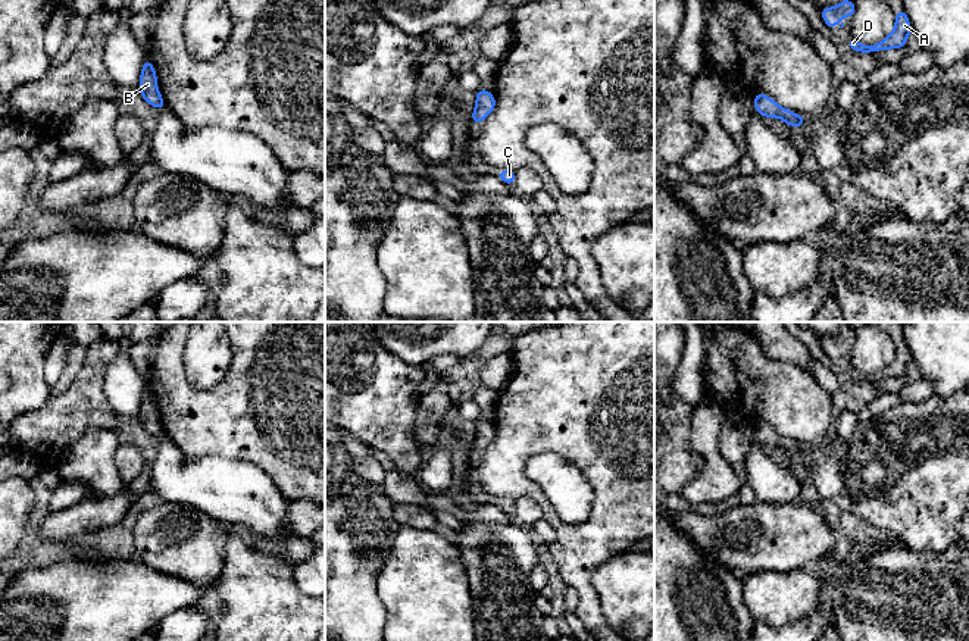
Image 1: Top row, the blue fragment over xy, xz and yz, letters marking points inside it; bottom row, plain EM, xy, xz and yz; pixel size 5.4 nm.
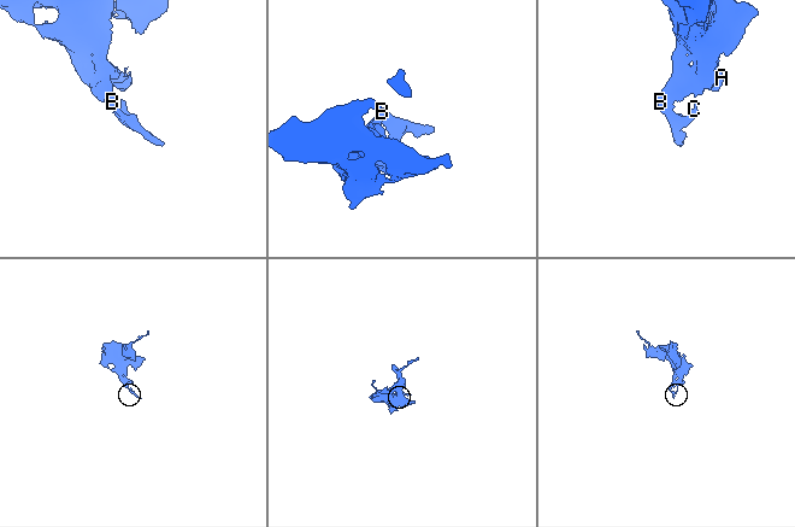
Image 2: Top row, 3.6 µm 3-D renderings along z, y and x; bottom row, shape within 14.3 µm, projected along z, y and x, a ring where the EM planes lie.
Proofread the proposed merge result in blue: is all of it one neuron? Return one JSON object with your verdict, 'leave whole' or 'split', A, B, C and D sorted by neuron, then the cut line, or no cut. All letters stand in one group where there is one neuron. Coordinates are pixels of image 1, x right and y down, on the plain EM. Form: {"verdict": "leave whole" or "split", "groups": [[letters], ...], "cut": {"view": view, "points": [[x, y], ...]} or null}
{"verdict": "leave whole", "groups": [["A", "B", "C", "D"]], "cut": null}

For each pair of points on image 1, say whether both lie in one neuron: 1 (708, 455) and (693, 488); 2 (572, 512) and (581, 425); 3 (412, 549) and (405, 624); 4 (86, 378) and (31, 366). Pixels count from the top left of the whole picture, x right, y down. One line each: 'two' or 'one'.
1: one
2: two
3: one
4: two

